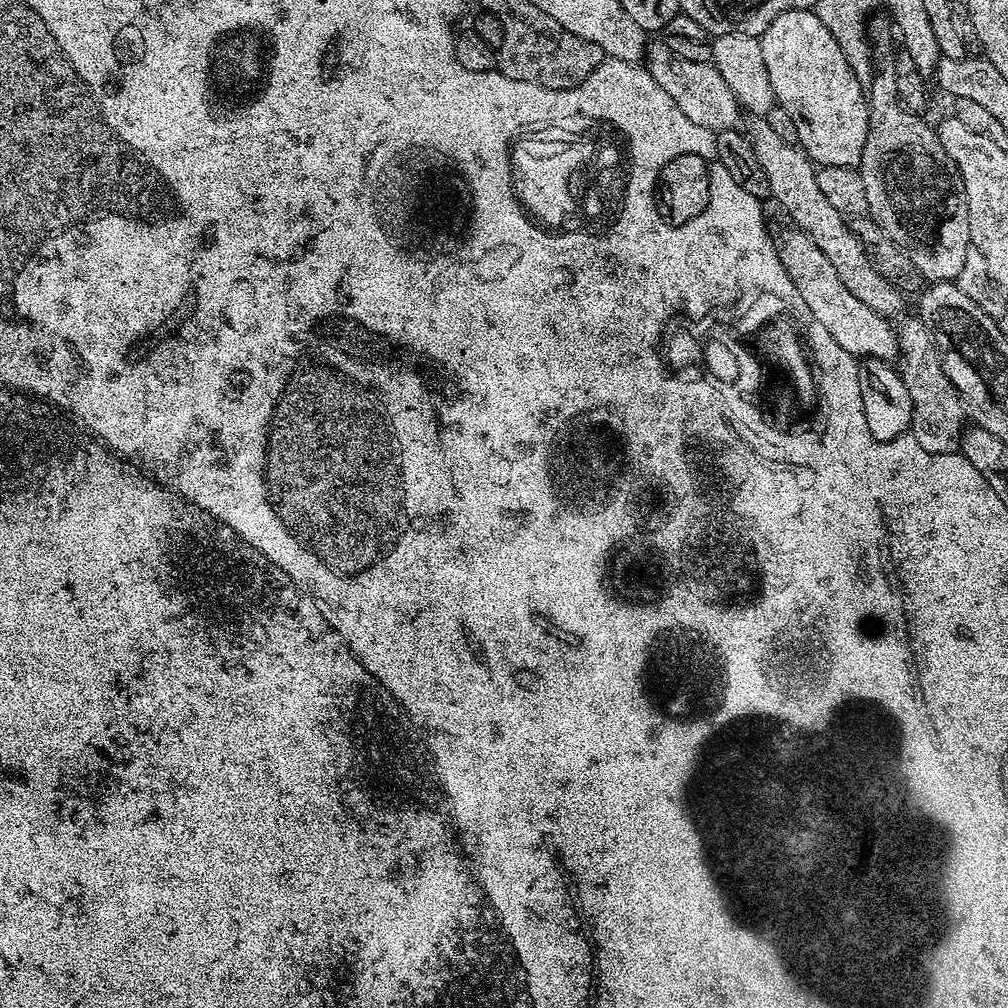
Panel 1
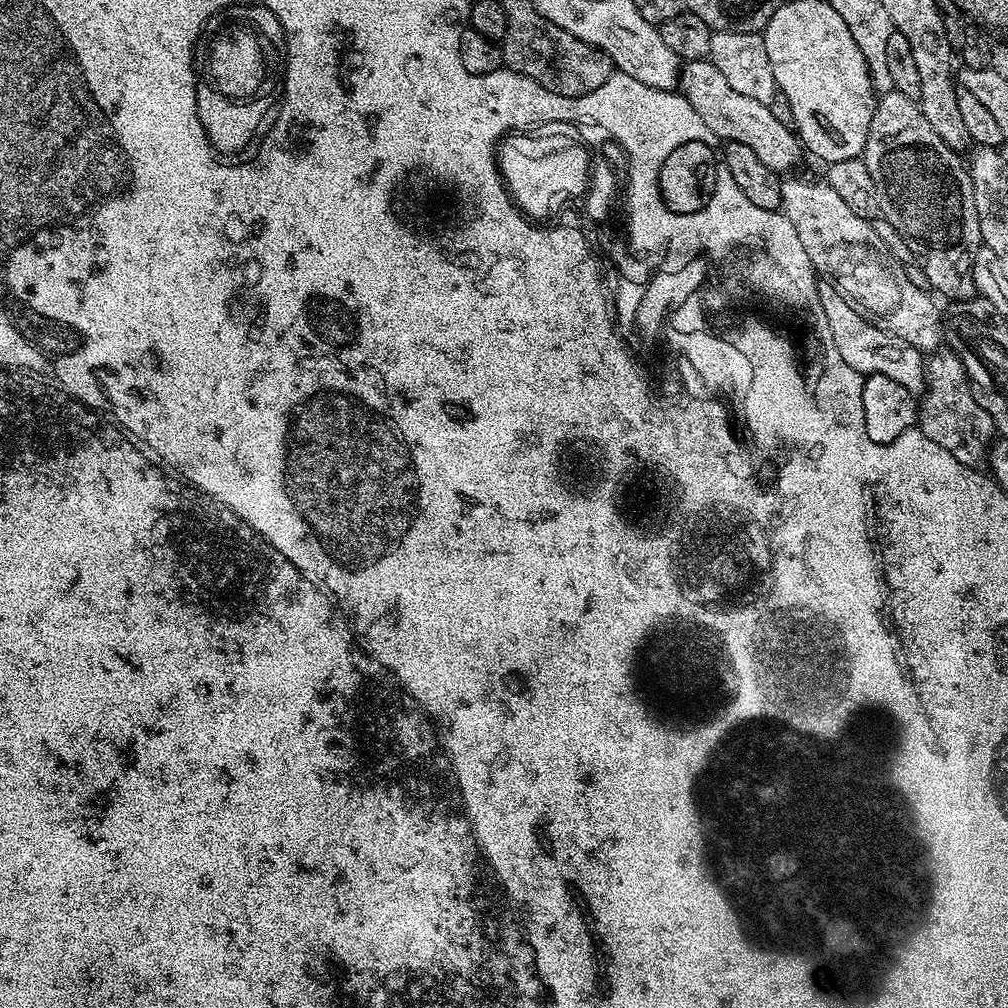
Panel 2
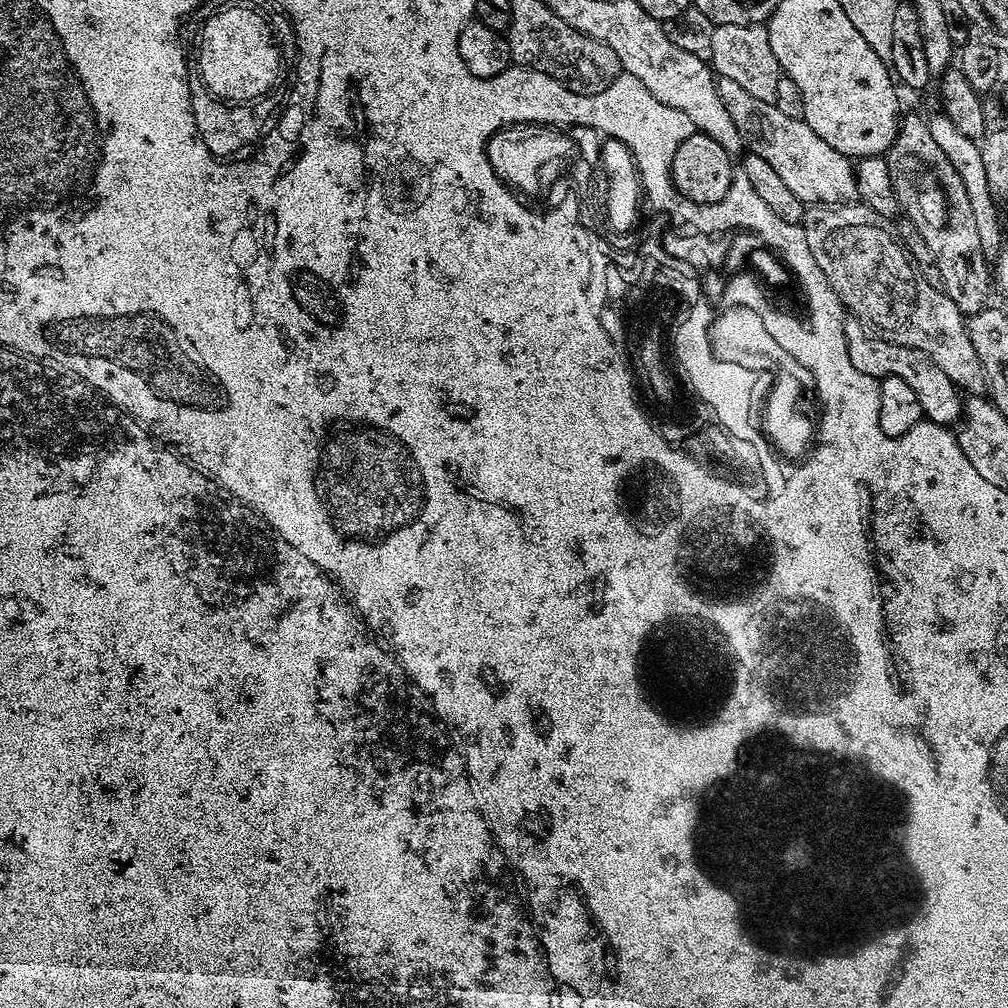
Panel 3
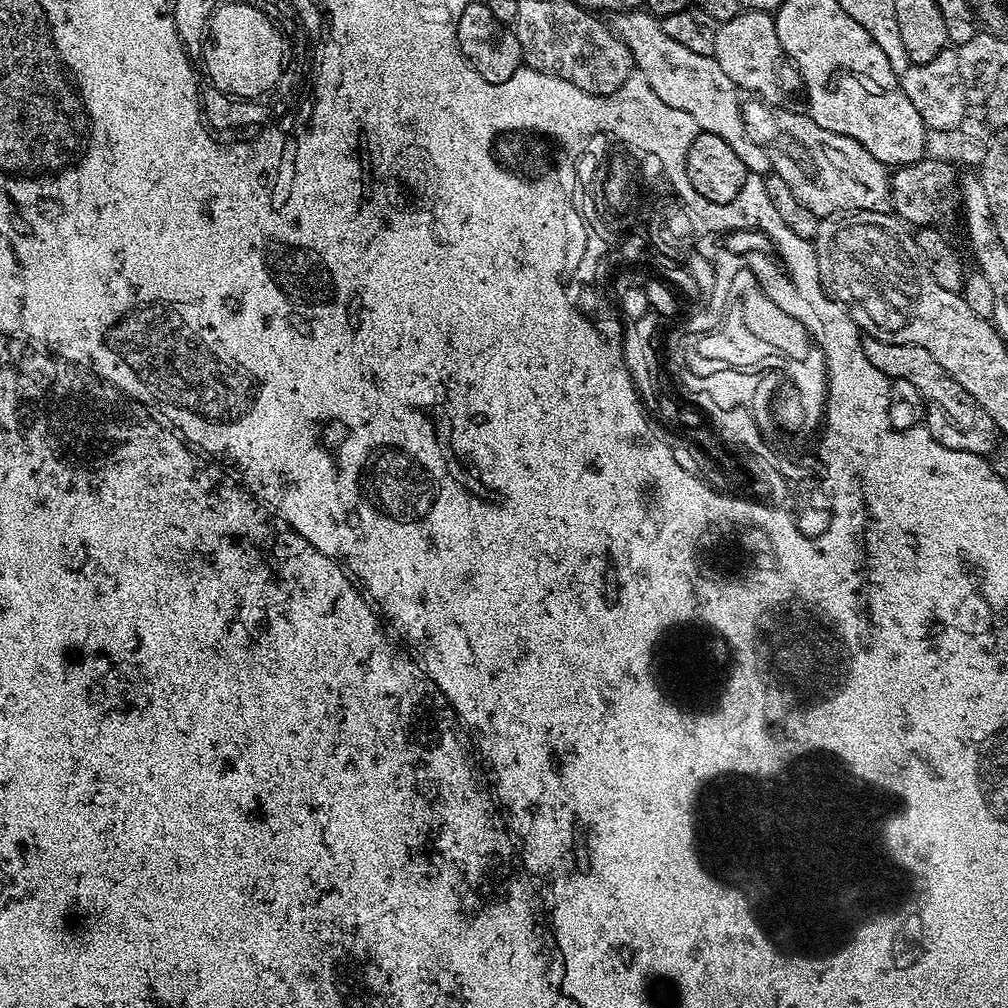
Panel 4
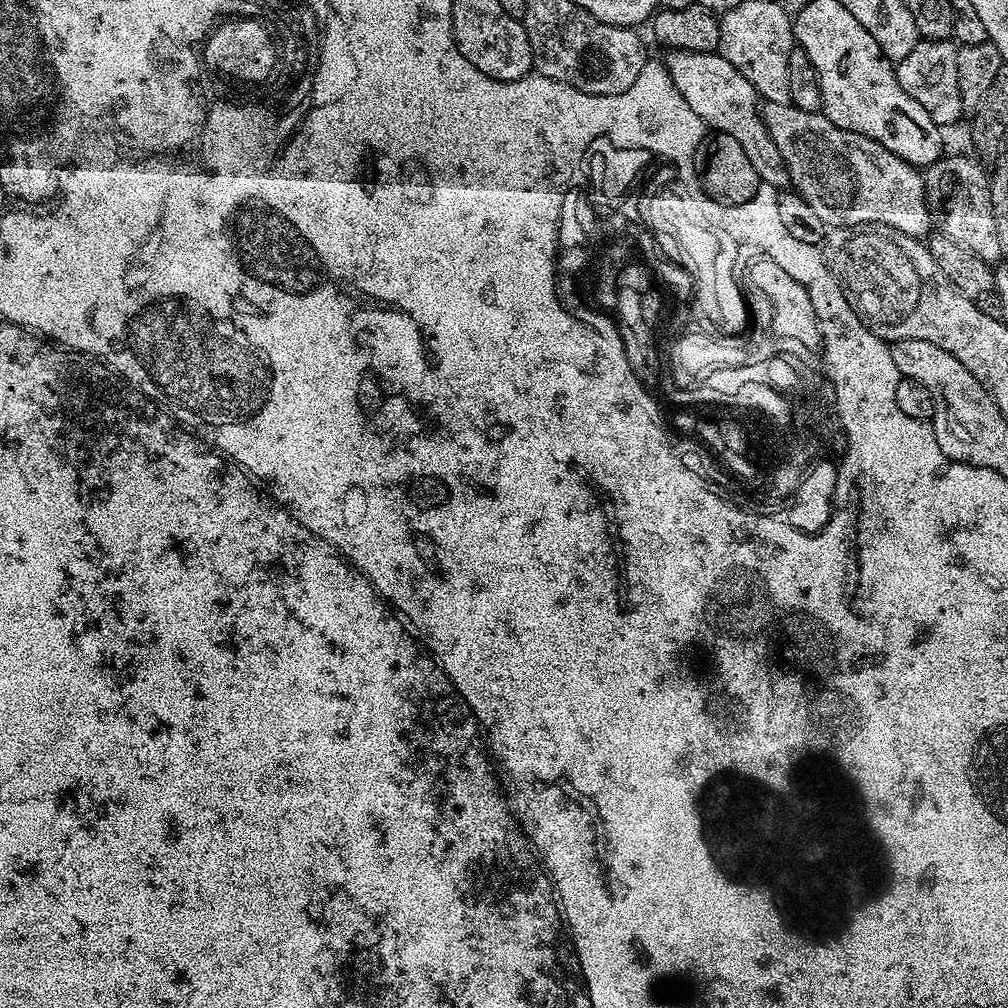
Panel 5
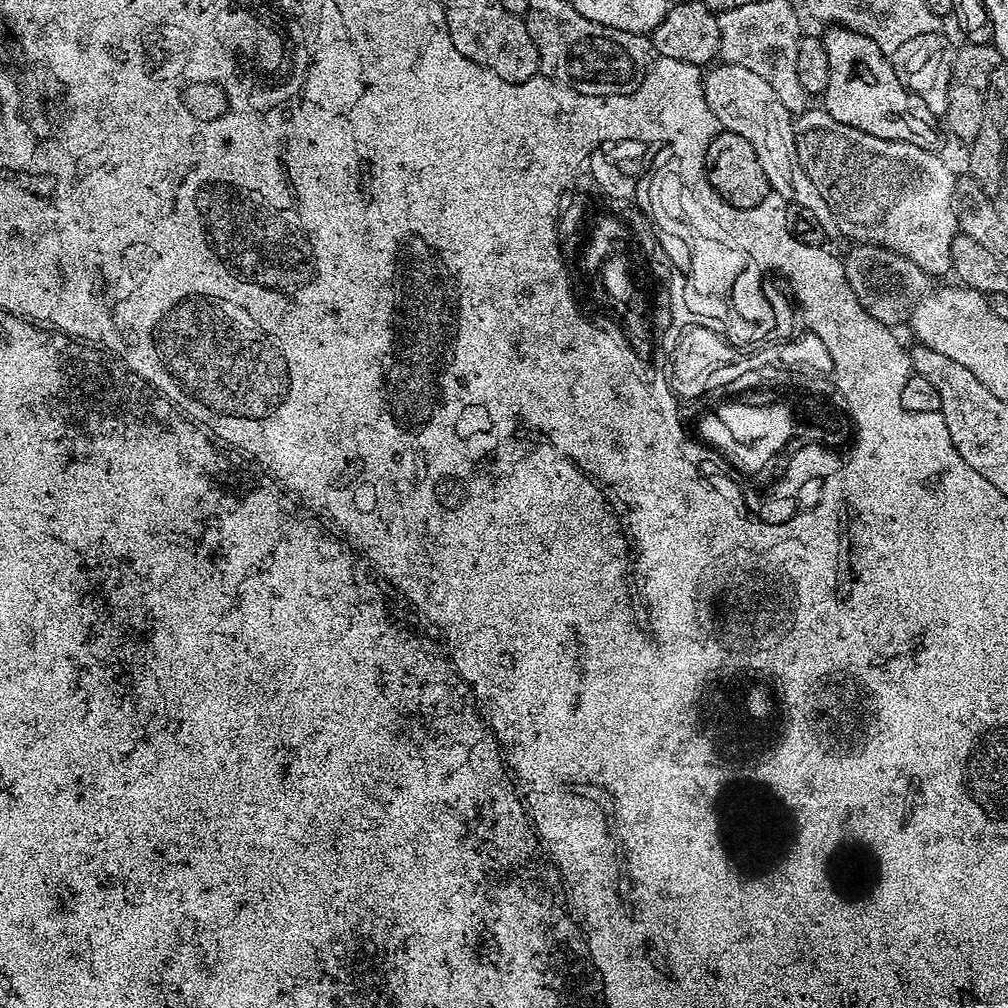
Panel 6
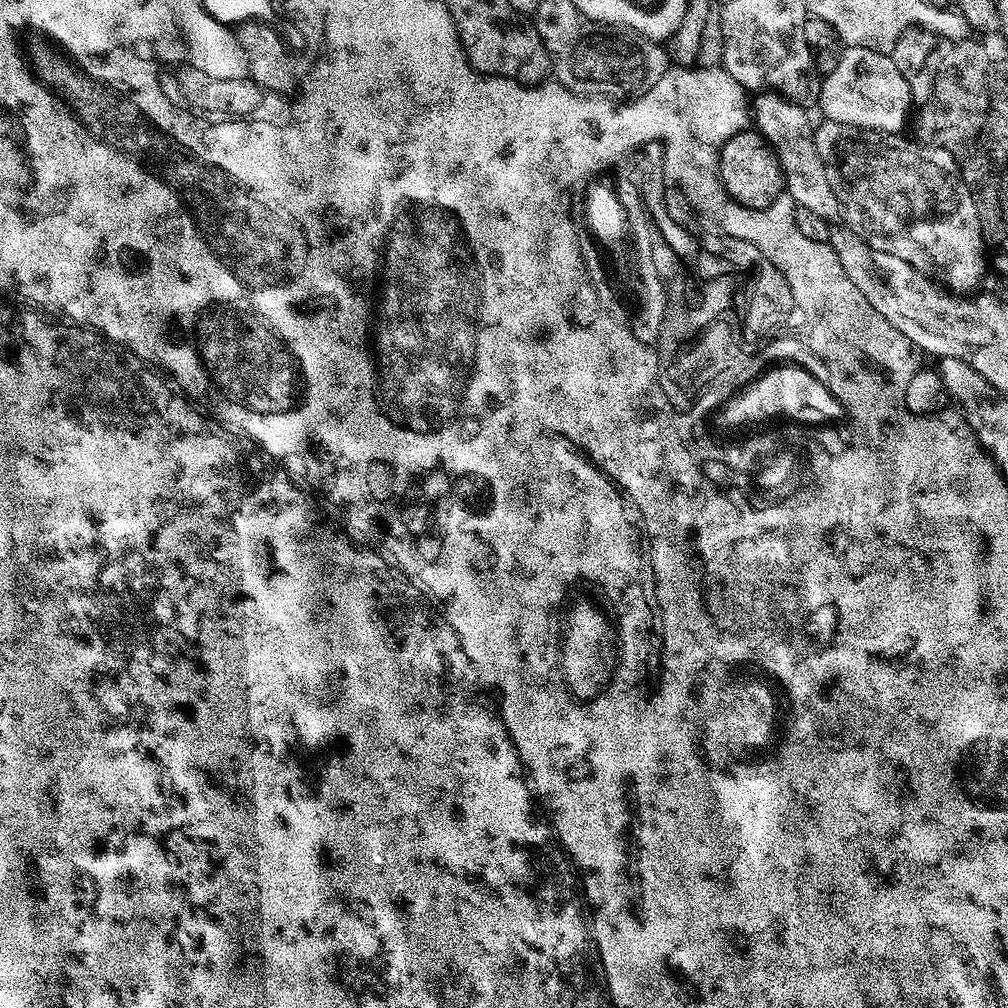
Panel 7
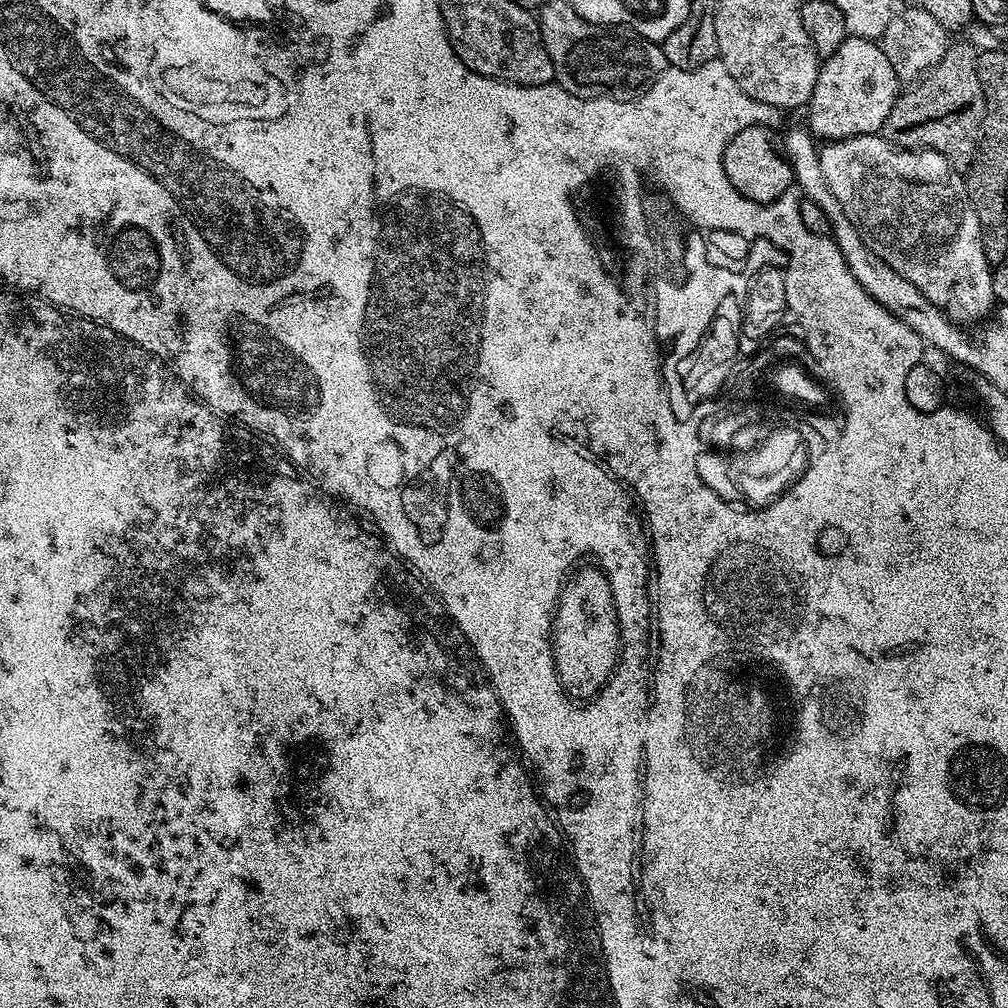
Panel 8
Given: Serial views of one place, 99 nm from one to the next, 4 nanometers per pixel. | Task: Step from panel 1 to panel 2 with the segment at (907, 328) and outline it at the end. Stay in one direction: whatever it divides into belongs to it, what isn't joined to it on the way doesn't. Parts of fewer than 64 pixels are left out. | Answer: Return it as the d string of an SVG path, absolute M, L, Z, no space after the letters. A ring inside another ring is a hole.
M937 350L927 357L924 390L918 404L918 427L922 434L938 442L942 450L950 450L967 468L979 469L985 463L986 449L993 443L997 430L972 391L962 362L951 350Z

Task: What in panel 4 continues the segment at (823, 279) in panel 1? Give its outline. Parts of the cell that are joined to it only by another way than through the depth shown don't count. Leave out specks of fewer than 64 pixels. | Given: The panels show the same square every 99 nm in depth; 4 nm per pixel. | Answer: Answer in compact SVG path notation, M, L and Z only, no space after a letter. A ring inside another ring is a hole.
M864 336L863 342L866 358L870 358L881 374L892 380L914 382L914 386L918 386L918 394L922 394L926 405L926 427L935 440L942 442L942 446L982 457L987 457L997 447L996 423L990 414L986 414L986 410L982 410L982 406L978 406L978 402L974 402L974 398L970 398L970 394L966 394L966 390L962 390L962 386L958 386L958 382L954 382L954 378L950 378L950 374L946 374L946 370L942 370L926 350L922 350L922 346L878 342L873 336Z

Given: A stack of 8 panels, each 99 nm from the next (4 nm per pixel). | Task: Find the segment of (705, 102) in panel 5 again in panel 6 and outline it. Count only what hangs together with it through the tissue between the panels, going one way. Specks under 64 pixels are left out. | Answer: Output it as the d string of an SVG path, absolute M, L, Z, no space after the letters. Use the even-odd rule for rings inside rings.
M727 62L709 67L703 73L703 78L704 97L710 110L714 110L719 127L726 132L742 134L742 138L754 146L754 154L758 154L758 163L766 173L769 189L781 201L784 199L784 202L806 206L806 210L813 212L818 222L822 222L825 233L835 233L836 216L830 206L826 206L826 198L818 194L818 186L810 182L808 172L798 158L794 114L786 110L784 100L774 94L774 86L770 86L762 74L754 74L754 70L746 70L746 66Z

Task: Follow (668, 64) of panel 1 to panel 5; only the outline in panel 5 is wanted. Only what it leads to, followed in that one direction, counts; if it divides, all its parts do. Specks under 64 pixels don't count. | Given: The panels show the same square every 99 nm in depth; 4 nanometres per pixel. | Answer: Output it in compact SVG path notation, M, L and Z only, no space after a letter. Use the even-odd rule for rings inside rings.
M765 103L762 115L768 133L778 146L778 154L782 154L782 162L788 169L791 187L799 192L803 200L810 202L814 214L818 214L818 218L822 218L822 222L829 229L858 228L862 224L885 224L894 230L902 230L902 234L910 234L917 238L927 237L933 231L934 216L933 213L932 216L928 213L928 204L924 201L926 180L921 169L915 164L898 158L898 154L886 150L886 146L862 134L854 134L850 130L834 126L834 122L830 122L823 111L807 112L797 108L793 103Z

